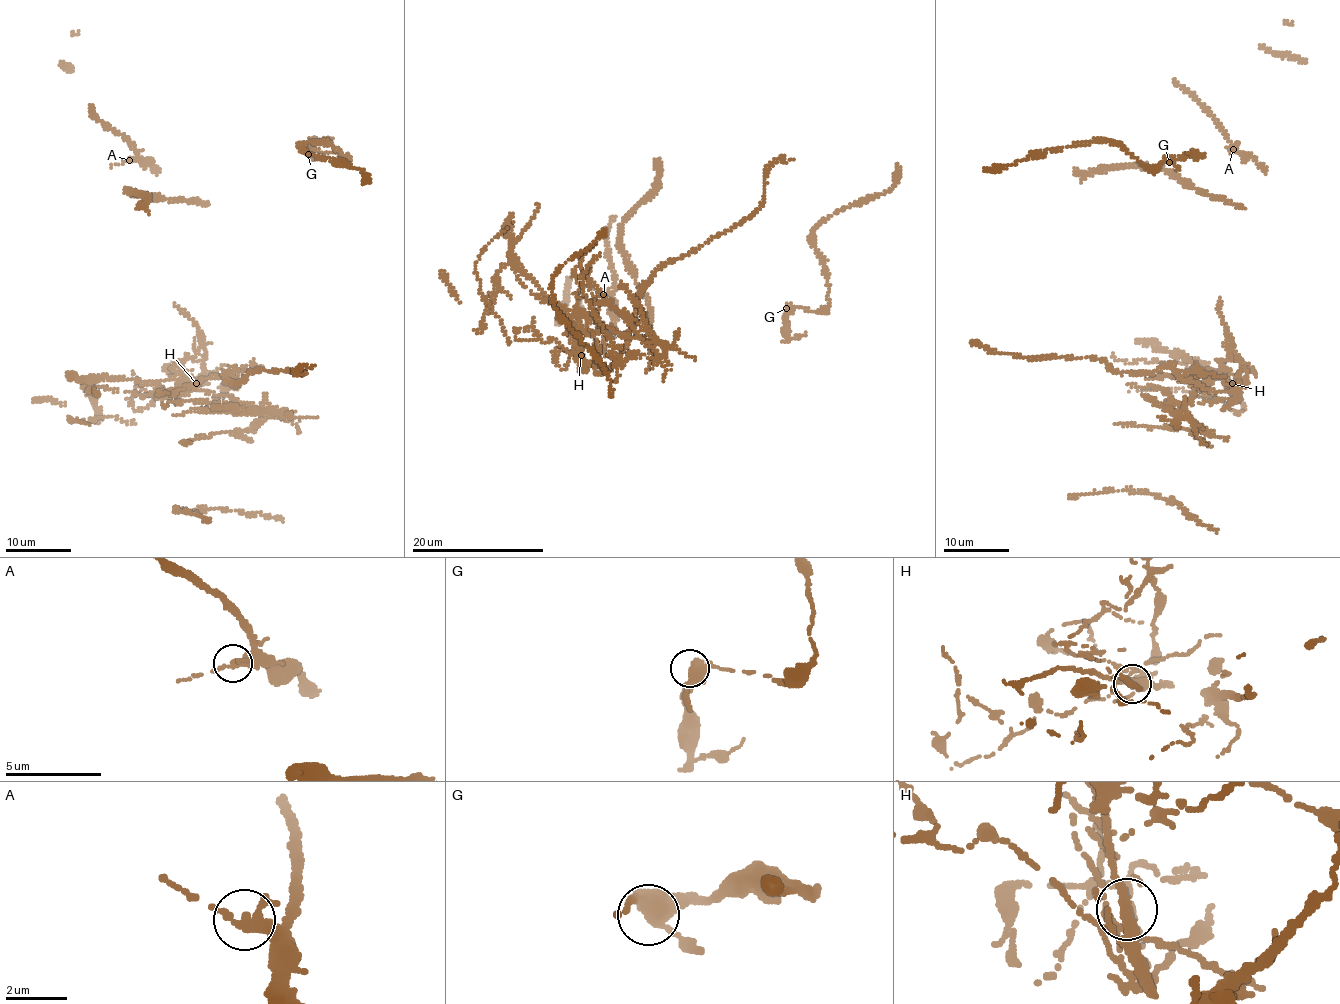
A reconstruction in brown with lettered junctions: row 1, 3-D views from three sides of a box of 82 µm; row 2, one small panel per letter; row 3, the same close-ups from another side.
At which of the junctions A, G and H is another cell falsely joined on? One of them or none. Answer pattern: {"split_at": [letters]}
{"split_at": ["H"]}

